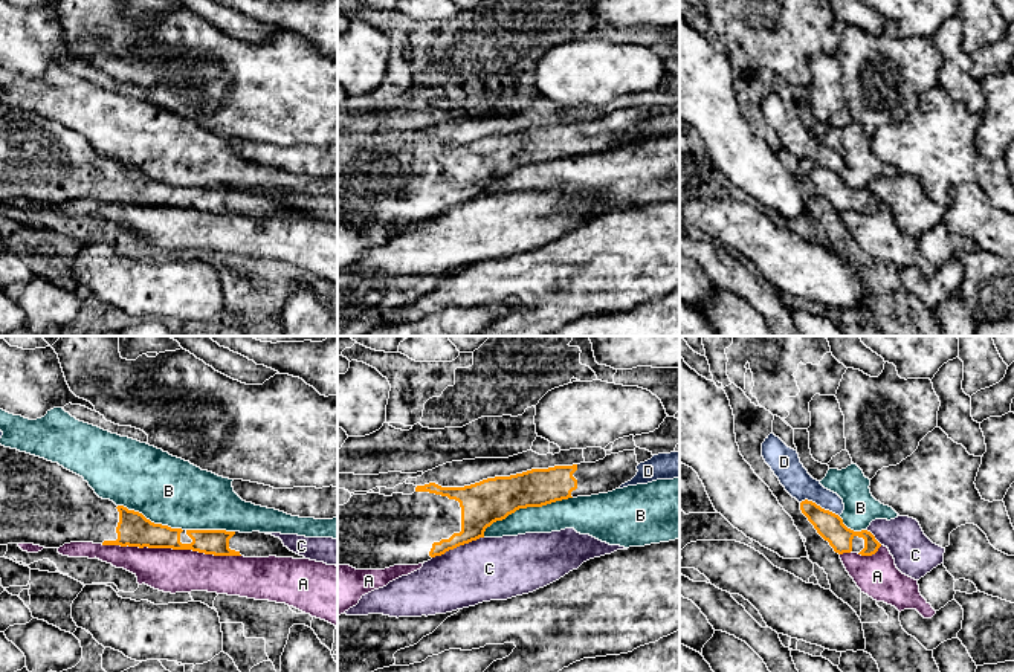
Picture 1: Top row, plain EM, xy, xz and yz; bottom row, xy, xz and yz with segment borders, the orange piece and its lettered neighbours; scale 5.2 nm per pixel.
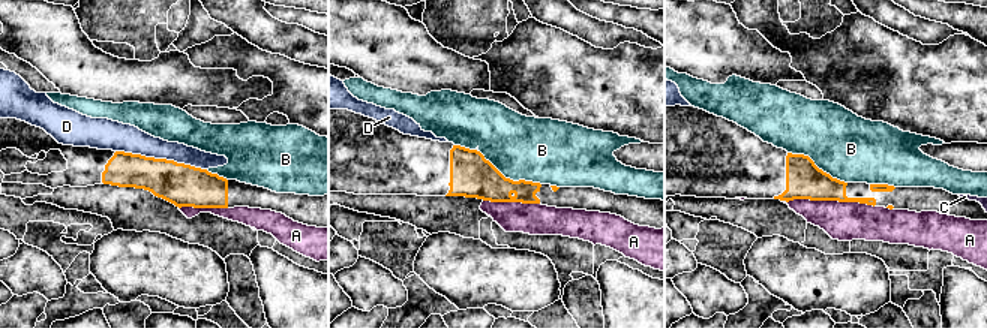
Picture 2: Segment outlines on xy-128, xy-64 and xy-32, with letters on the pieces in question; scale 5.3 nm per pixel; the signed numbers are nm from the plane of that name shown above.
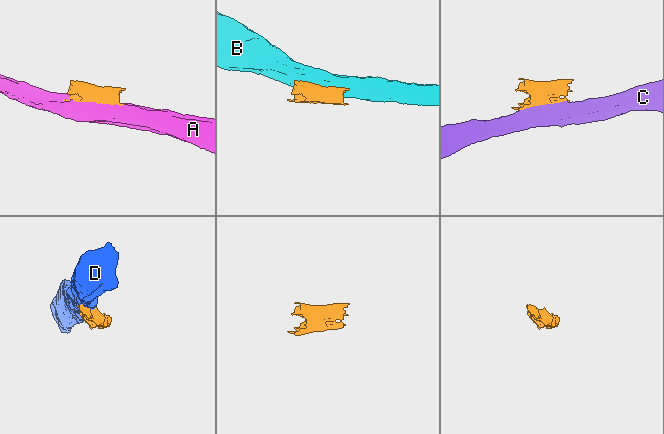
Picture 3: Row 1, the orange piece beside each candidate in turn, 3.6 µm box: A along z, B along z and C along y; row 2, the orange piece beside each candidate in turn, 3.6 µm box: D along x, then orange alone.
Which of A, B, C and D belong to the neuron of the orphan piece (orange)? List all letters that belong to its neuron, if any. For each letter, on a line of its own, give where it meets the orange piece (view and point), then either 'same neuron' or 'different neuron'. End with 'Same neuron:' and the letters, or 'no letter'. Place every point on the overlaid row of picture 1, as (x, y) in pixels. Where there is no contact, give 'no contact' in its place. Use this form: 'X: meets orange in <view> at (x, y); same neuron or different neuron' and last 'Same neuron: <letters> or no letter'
A: meets orange in xy at (171, 547); different neuron
B: meets orange in xz at (524, 507); different neuron
C: meets orange in xz at (457, 546); different neuron
D: meets orange in yz at (819, 506); different neuron
Same neuron: no letter

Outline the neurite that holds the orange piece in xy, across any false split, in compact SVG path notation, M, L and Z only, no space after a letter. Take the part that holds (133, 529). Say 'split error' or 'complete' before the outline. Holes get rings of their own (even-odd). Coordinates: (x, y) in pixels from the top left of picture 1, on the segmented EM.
split error | M0 444L0 545L60 548L70 542L192 550L214 556L305 559L290 551L279 538L260 531L182 530L154 524L139 512L99 498L82 477L58 463Z

